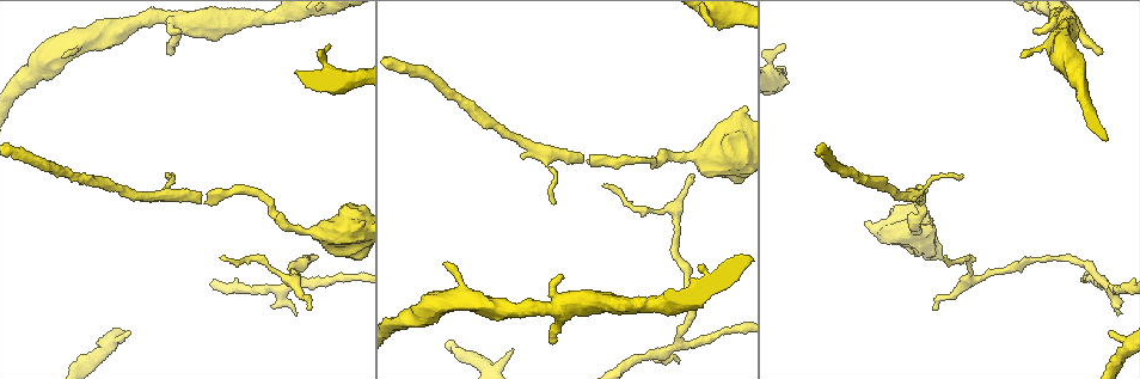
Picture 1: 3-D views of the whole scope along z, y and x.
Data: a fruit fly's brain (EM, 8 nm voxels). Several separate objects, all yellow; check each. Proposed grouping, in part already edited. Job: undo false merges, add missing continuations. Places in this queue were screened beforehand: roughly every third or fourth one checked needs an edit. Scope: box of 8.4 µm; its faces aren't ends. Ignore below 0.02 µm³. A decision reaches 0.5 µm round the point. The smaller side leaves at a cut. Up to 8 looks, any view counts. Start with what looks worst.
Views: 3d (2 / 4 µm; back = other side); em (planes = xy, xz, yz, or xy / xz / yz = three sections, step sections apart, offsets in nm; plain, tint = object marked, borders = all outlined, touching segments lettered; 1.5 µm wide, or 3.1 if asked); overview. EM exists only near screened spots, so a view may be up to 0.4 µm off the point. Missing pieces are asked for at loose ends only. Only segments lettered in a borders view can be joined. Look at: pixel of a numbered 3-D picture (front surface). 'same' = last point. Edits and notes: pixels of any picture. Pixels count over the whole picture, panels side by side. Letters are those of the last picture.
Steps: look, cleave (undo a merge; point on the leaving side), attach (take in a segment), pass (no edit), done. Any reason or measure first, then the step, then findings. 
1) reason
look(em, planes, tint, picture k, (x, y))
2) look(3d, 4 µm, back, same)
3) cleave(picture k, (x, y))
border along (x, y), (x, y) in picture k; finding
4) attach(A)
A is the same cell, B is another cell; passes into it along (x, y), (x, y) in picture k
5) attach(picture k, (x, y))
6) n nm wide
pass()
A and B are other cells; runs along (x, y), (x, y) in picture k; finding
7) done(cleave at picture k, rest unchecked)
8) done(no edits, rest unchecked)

an open end
look(3d, 2 µm, picture 1, (1101, 52))

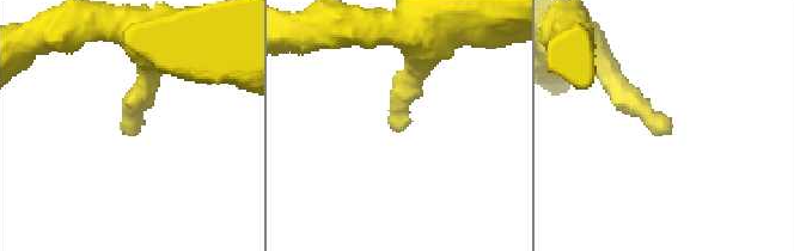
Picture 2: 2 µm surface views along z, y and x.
look(em, xy, step 4, borders, picture 2, (403, 130))

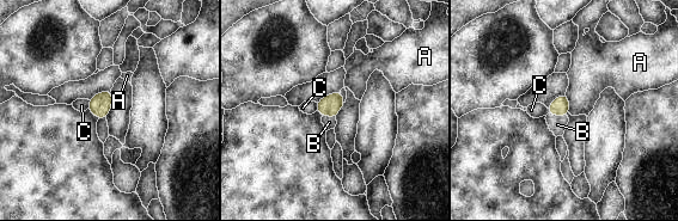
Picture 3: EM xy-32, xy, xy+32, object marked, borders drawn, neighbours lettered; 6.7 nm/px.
cut it another way
look(em, planes, borders, same)

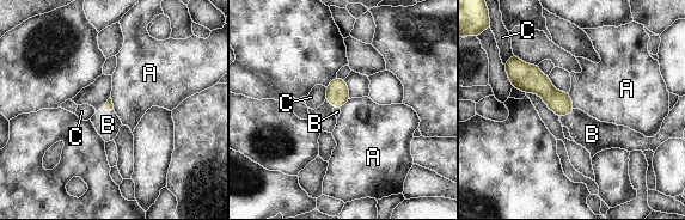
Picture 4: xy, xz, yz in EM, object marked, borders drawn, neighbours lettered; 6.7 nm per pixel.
B touches over 110 nm
attach(B)
B is the same cell, A and C are other cells; passes into it along (560, 102), (567, 114), (592, 134) in picture 4; it goes on there

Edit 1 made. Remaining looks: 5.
branch point
look(em, planes, borders, picture 1, (1099, 280))

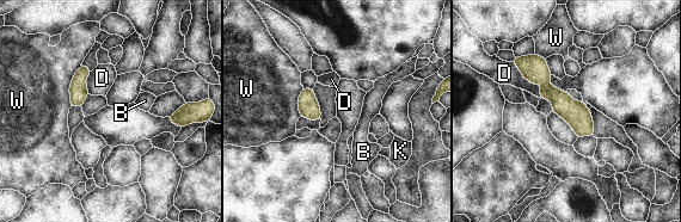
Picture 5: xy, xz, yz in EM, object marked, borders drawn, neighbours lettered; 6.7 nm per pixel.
pass()
B, D, K and W are other cells; border along (513, 61), (540, 97) in picture 5; all the same neuron

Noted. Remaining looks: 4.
look(overview)

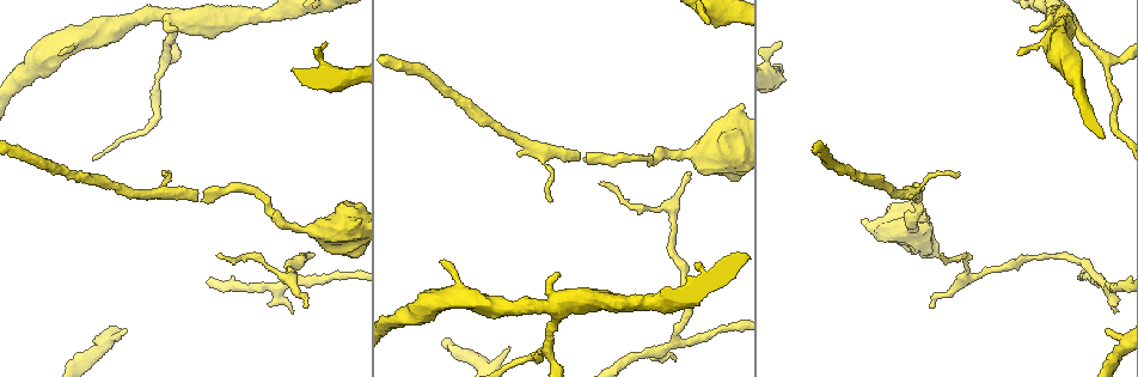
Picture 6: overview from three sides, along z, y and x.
thin end
look(3d, 2 µm, back, picture 6, (685, 174))

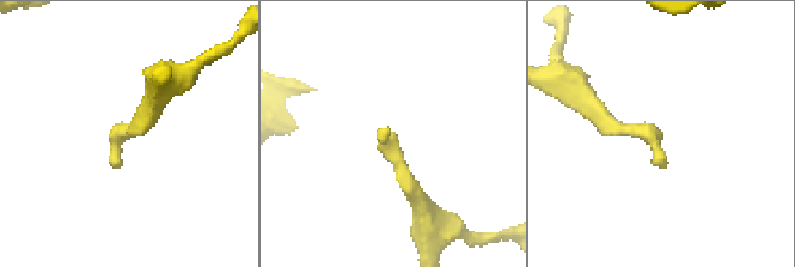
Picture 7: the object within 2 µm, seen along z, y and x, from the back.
need the tissue
look(em, planes, plain, picture 7, (666, 165))

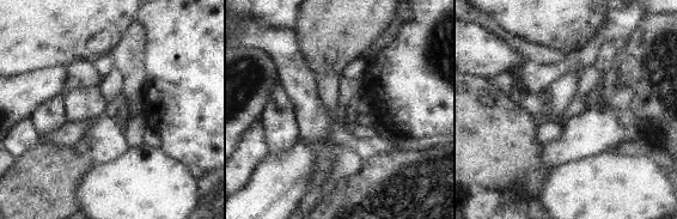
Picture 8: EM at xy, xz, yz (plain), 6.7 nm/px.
look(em, planes, borders, same)

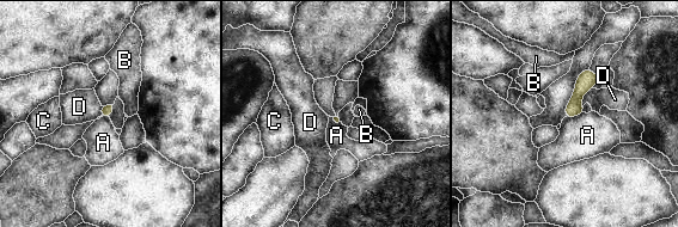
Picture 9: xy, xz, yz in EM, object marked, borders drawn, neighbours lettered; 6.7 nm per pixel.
pass()
A, B, C and D are other cells; border along (584, 111), (572, 117), (566, 117) in picture 9; none of them fits

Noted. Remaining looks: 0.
done(attach at picture 4, rest unchecked)

